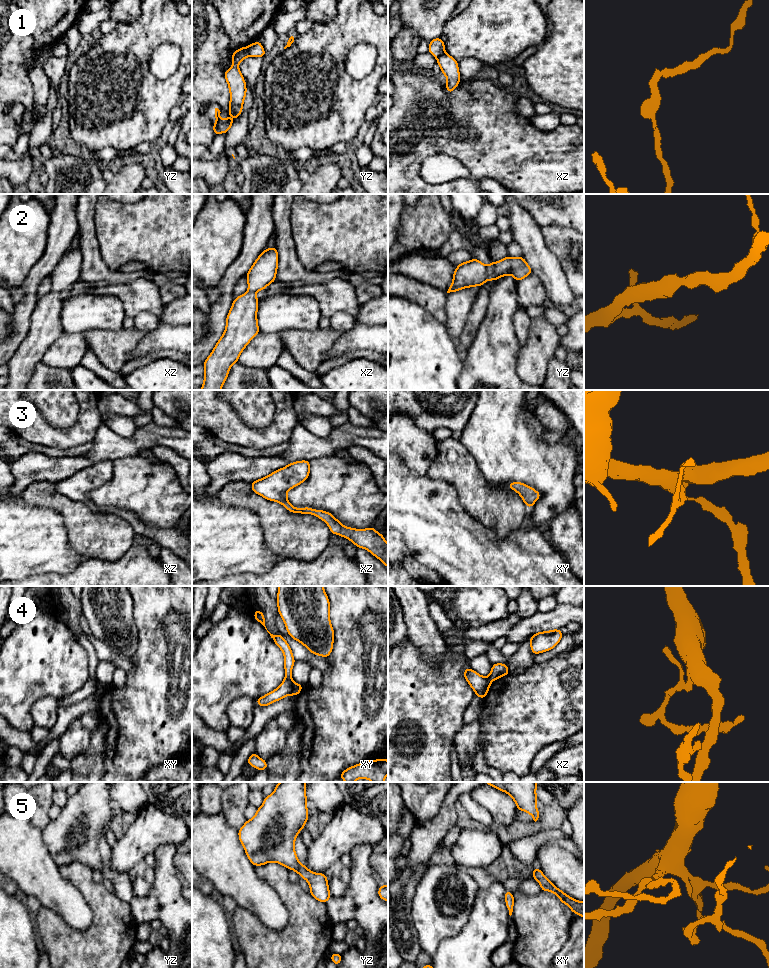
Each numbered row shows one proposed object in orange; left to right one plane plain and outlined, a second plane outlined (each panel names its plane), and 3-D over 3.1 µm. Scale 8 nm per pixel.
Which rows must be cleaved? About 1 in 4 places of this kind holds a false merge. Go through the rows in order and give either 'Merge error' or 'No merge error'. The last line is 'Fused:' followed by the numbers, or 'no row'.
1: Merge error
2: No merge error
3: No merge error
4: Merge error
5: No merge error
Fused: 1, 4

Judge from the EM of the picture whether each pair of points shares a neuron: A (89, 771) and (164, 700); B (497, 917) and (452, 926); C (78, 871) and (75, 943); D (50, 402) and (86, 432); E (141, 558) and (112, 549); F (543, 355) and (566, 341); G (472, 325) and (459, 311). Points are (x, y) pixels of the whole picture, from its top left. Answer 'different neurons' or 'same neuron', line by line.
A: different neurons
B: different neurons
C: same neuron
D: different neurons
E: different neurons
F: different neurons
G: different neurons

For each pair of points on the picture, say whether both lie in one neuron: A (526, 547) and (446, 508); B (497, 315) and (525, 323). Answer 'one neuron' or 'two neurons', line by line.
A: one neuron
B: two neurons

